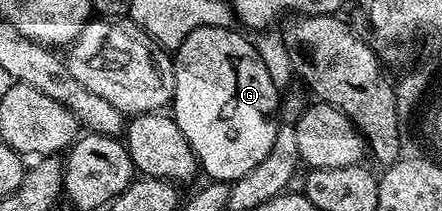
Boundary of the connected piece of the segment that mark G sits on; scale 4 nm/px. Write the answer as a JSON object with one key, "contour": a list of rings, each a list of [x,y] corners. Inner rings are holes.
{"contour":[[[227,25],[193,29],[173,55],[173,118],[177,129],[181,129],[185,141],[189,141],[202,174],[204,171],[208,180],[229,184],[245,177],[249,169],[257,169],[257,165],[269,157],[269,149],[273,149],[273,141],[277,141],[277,129],[281,126],[281,94],[275,88],[275,79],[266,61],[242,35],[242,30],[231,30],[235,29]]]}

